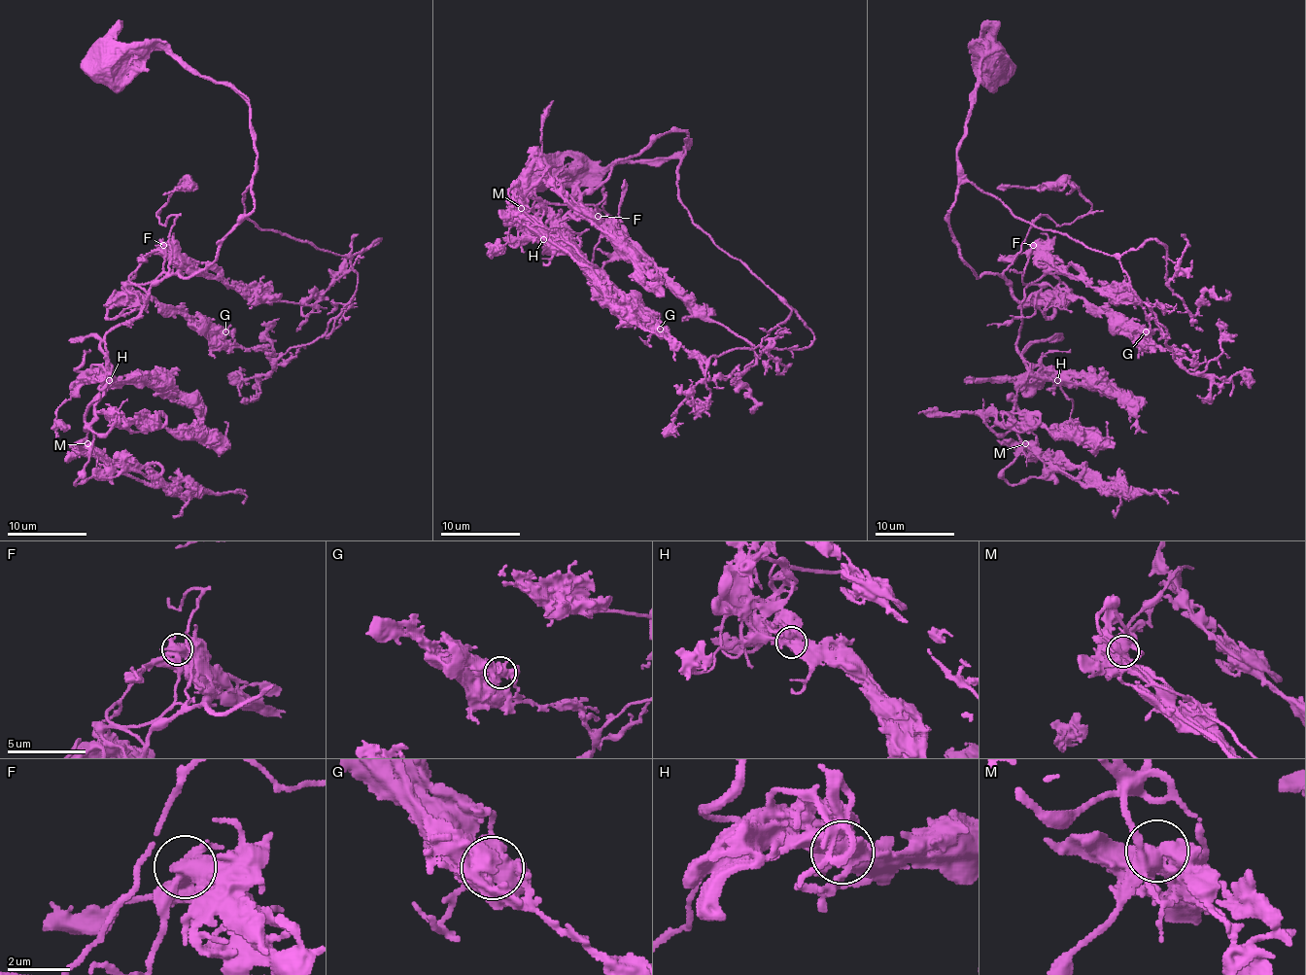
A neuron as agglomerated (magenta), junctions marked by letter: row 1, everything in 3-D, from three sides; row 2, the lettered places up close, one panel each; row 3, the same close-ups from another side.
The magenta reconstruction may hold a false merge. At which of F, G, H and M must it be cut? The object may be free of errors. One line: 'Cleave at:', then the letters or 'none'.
Cleave at: none

